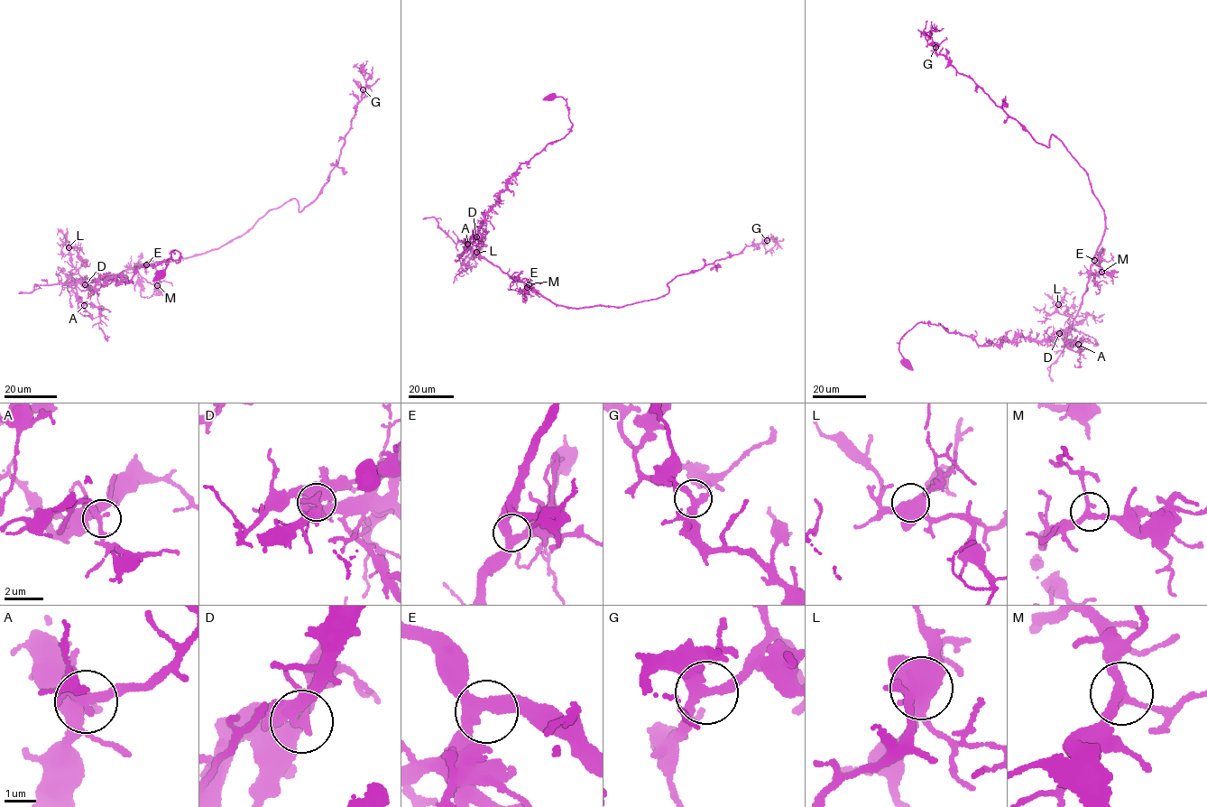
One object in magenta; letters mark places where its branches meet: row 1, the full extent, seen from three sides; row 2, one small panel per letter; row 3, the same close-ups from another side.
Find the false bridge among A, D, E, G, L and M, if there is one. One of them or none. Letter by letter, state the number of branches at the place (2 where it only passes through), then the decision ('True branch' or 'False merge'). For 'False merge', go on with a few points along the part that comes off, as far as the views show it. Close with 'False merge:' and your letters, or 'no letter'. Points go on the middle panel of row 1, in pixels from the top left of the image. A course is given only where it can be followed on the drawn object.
A: Branches: 3. True branch
D: Branches: 3. False merge. Course of the part to remove: (475, 236), (485, 214), (496, 203), (520, 165), (548, 143), (562, 139), (572, 125), (563, 98), (542, 99)
E: Branches: 3. True branch
G: Branches: 3. True branch
L: Branches: 3. True branch
M: Branches: 3. True branch
False merge: D

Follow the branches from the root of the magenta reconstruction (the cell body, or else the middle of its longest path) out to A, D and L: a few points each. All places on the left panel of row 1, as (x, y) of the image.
A: (160, 274), (179, 252), (178, 263), (138, 267), (130, 282), (105, 277), (96, 291), (78, 282), (84, 305)
D: (160, 274), (170, 253), (179, 252), (178, 263), (138, 267), (130, 282), (105, 277), (96, 291), (84, 284)
L: (160, 274), (179, 252), (178, 263), (138, 267), (130, 282), (105, 277), (96, 291), (78, 281), (69, 247)

